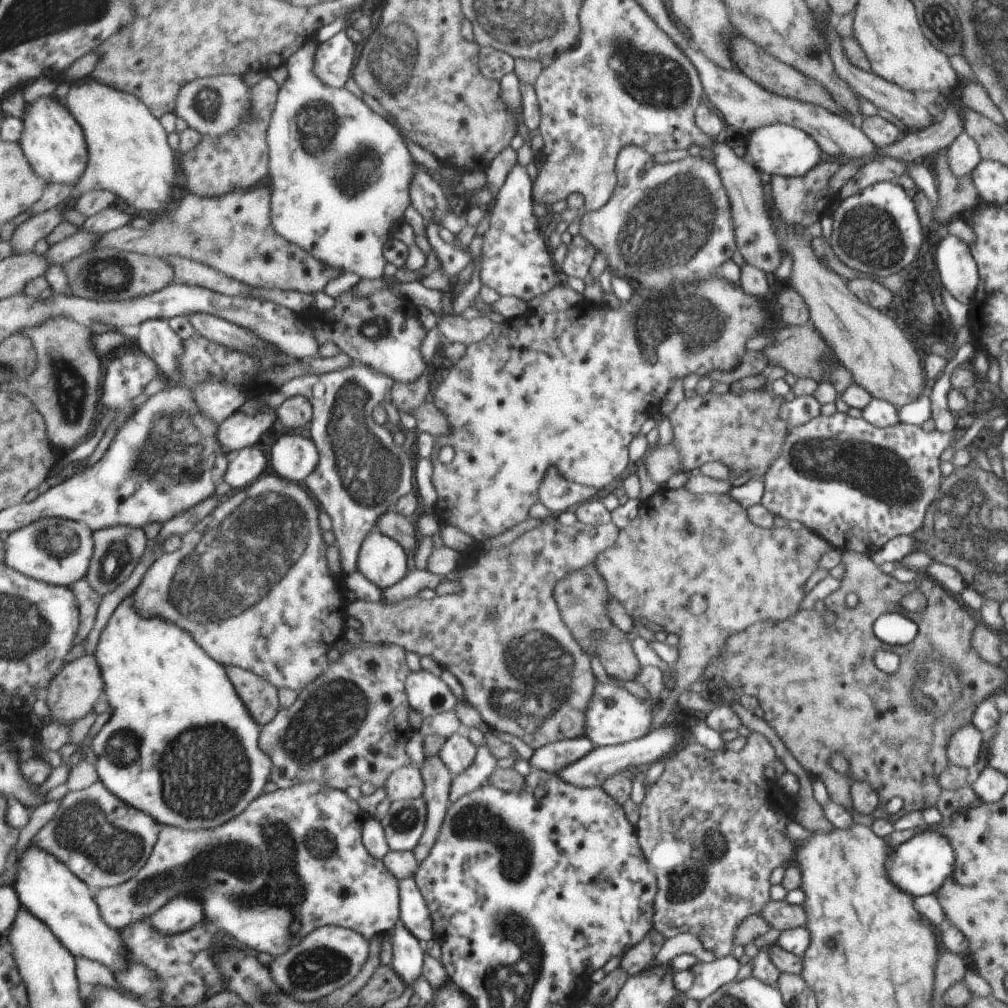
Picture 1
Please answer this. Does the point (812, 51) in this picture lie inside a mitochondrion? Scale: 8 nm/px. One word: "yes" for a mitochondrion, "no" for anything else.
yes

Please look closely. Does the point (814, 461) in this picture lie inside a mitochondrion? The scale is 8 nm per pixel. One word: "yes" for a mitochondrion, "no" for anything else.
yes

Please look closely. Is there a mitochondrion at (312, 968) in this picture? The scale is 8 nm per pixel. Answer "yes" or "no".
yes

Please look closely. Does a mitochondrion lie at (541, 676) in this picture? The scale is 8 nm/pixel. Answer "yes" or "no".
yes

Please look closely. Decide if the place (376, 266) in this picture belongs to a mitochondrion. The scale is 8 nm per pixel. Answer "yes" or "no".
no

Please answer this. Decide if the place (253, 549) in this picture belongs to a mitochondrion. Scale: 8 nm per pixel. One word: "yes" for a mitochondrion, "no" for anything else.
yes

